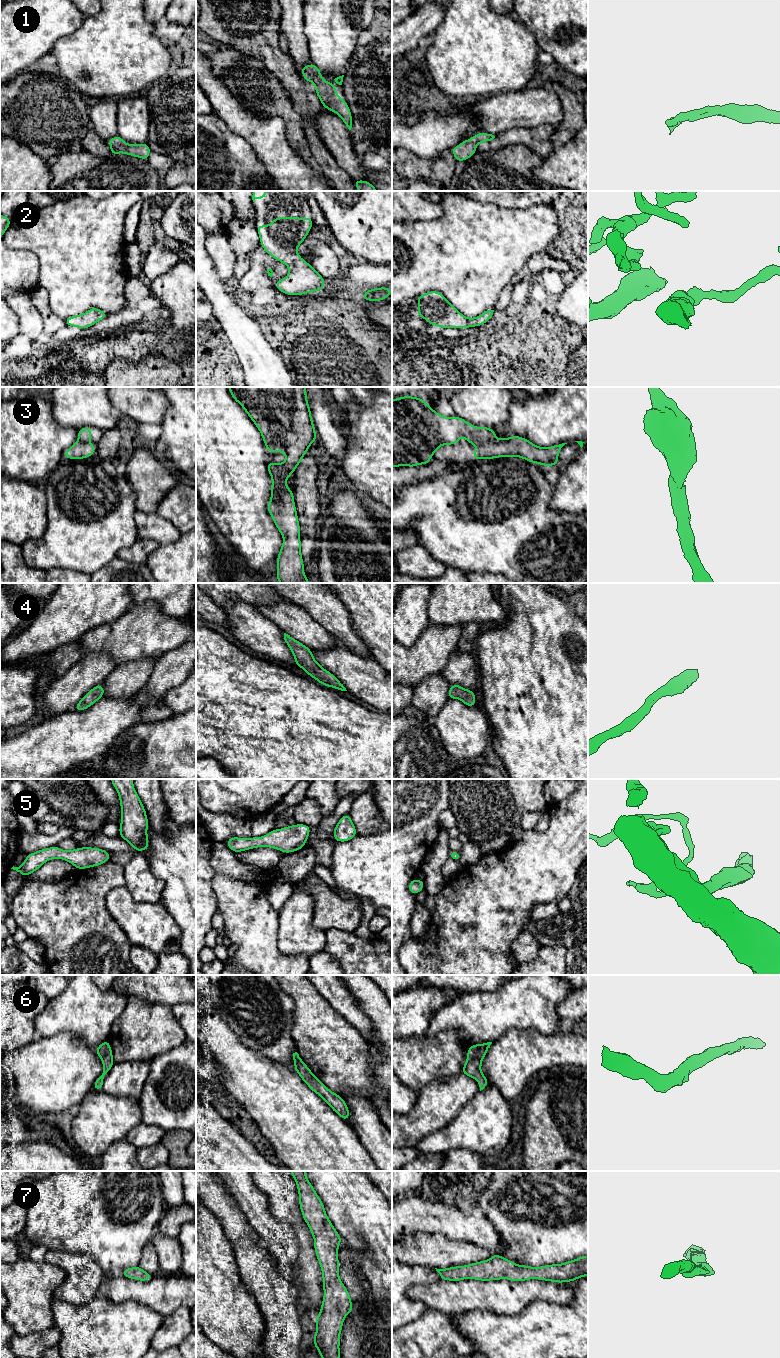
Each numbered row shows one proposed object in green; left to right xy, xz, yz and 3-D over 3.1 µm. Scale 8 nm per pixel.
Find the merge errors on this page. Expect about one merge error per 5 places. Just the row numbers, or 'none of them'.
3

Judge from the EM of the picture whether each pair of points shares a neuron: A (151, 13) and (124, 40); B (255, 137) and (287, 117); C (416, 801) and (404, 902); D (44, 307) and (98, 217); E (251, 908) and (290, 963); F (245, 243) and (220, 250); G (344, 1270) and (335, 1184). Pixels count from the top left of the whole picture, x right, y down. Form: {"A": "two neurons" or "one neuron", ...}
{"A": "two neurons", "B": "two neurons", "C": "one neuron", "D": "two neurons", "E": "one neuron", "F": "two neurons", "G": "two neurons"}

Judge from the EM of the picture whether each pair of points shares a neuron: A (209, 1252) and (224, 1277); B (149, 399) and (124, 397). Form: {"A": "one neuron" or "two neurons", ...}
{"A": "one neuron", "B": "one neuron"}

